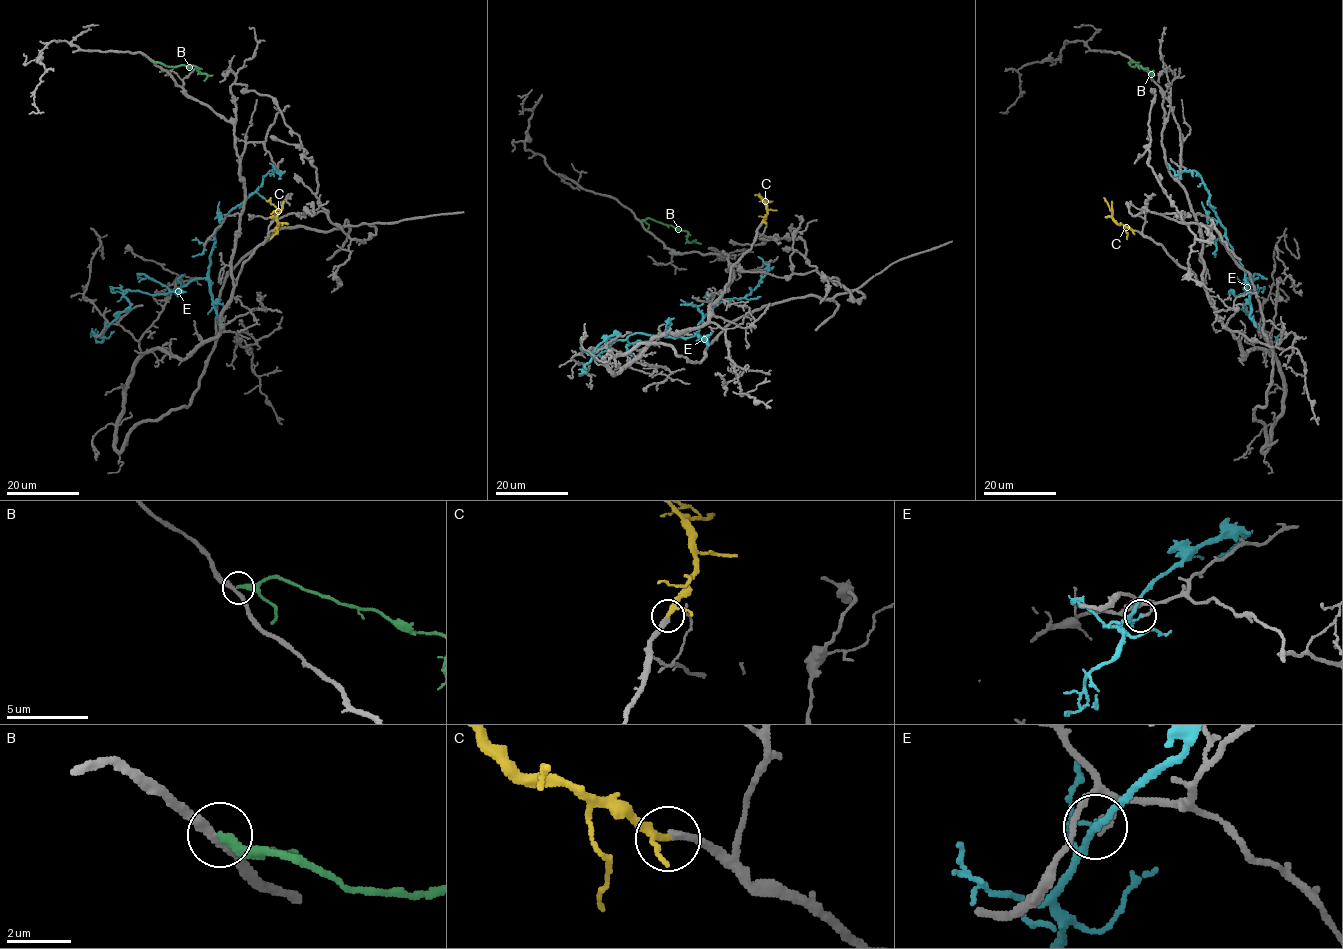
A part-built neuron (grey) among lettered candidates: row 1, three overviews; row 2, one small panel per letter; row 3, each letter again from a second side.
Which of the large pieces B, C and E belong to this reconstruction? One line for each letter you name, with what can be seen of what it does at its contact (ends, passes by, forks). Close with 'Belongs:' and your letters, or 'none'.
C: it passes by
Belongs: C

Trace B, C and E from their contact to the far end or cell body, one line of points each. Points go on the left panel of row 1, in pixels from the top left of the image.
B: (151, 60), (166, 66), (195, 65), (207, 76), (203, 81)
C: (273, 231), (278, 225), (276, 216), (280, 211), (270, 202), (271, 197)
E: (107, 327), (130, 306), (127, 290), (175, 292), (207, 276), (214, 232), (270, 171), (279, 174), (269, 163)

